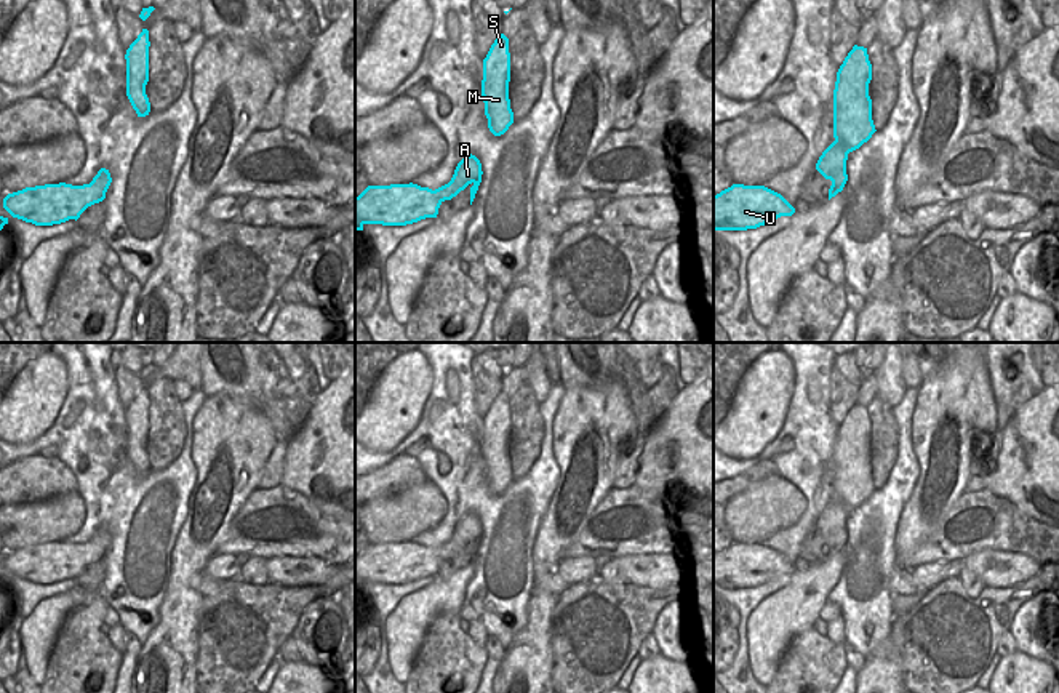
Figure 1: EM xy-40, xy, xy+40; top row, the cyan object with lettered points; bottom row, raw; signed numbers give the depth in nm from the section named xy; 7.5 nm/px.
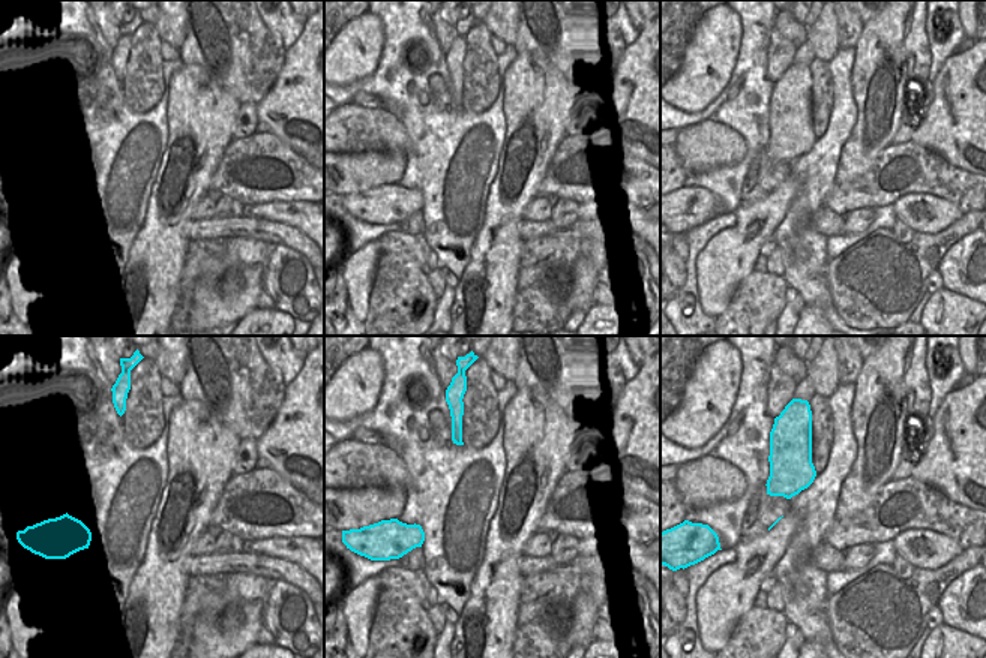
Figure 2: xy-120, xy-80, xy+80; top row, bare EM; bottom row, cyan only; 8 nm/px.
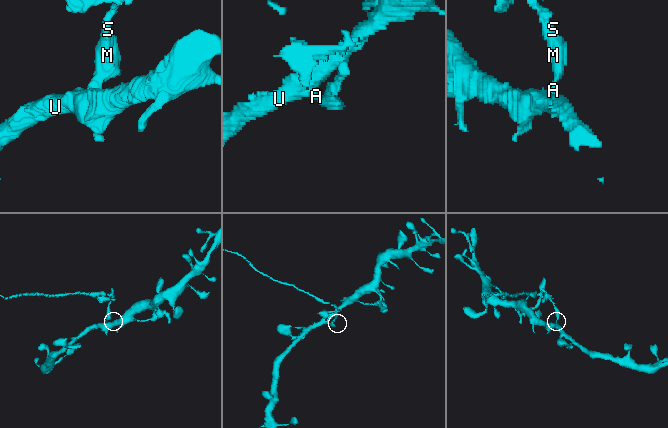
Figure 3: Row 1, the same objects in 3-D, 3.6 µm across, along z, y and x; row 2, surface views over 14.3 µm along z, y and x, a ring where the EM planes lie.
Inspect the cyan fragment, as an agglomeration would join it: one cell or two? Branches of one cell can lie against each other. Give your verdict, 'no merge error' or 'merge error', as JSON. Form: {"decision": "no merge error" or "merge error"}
{"decision": "merge error"}

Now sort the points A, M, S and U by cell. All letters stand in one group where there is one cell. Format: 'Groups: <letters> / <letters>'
Groups: A M S / U.

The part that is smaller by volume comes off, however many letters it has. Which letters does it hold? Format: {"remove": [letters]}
{"remove": ["A", "M", "S"]}

